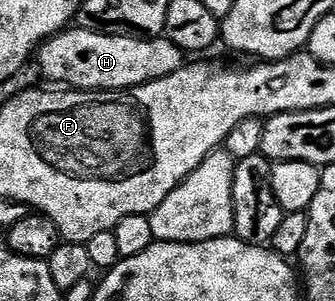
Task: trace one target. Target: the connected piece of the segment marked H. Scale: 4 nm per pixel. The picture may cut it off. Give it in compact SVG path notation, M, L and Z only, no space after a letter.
M78 26L68 27L57 36L52 36L38 49L37 64L43 71L47 80L52 80L52 85L59 86L64 80L66 87L71 90L84 92L122 92L124 88L136 88L142 84L153 82L157 78L165 78L177 70L181 70L185 63L185 54L168 40L166 35L148 38L145 36L110 36L97 34Z

